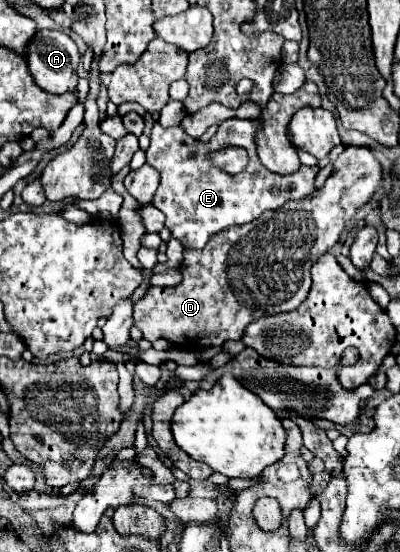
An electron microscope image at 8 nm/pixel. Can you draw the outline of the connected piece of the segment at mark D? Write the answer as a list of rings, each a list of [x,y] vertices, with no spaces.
[[[347,147],[347,149],[335,159],[333,171],[331,171],[331,175],[327,177],[325,185],[323,185],[319,191],[311,193],[311,197],[305,197],[305,199],[301,199],[301,201],[287,201],[287,205],[283,205],[283,207],[279,207],[279,209],[275,209],[275,211],[263,213],[263,217],[255,219],[253,223],[247,223],[247,225],[241,225],[241,227],[231,227],[229,231],[219,231],[219,233],[215,233],[215,235],[207,241],[207,245],[205,245],[203,249],[183,249],[183,261],[181,261],[181,275],[183,275],[183,281],[181,281],[177,287],[149,287],[147,293],[145,293],[139,301],[135,301],[135,313],[133,313],[135,325],[141,329],[141,333],[143,333],[143,337],[145,337],[147,341],[155,341],[155,339],[163,337],[163,339],[167,339],[169,343],[185,345],[187,349],[205,349],[205,347],[223,347],[225,341],[241,341],[243,331],[245,331],[245,327],[247,327],[251,321],[257,321],[257,319],[267,317],[267,315],[277,315],[277,313],[283,313],[283,311],[293,311],[293,309],[297,309],[297,307],[305,301],[305,297],[307,297],[307,293],[309,293],[309,287],[311,287],[311,273],[309,273],[311,265],[319,259],[319,255],[327,253],[327,251],[339,241],[339,235],[341,235],[341,231],[343,231],[343,225],[355,215],[355,211],[357,211],[361,205],[365,205],[365,203],[371,199],[371,195],[375,193],[375,189],[379,187],[379,183],[381,183],[381,165],[377,163],[377,159],[375,159],[375,155],[371,153],[371,149],[367,149],[367,147]]]

